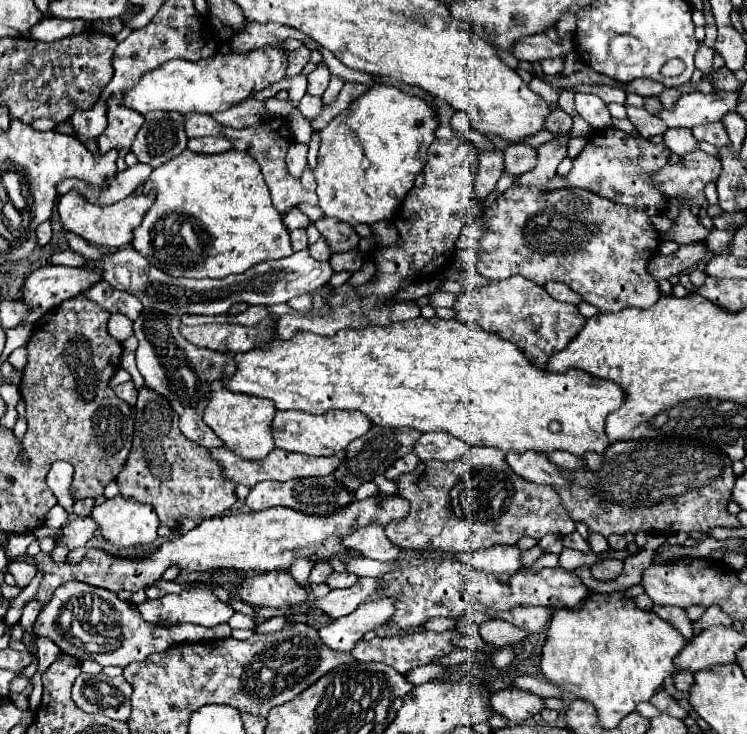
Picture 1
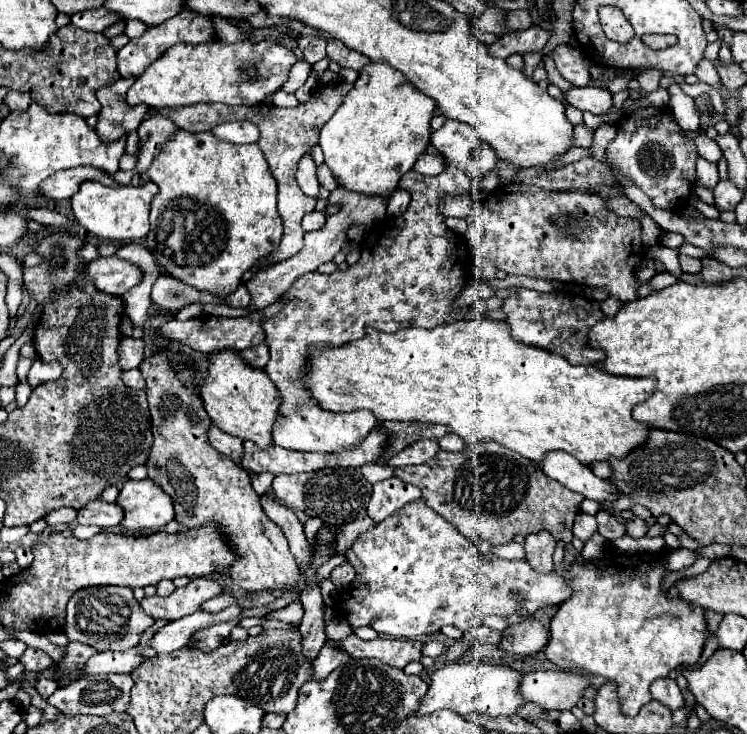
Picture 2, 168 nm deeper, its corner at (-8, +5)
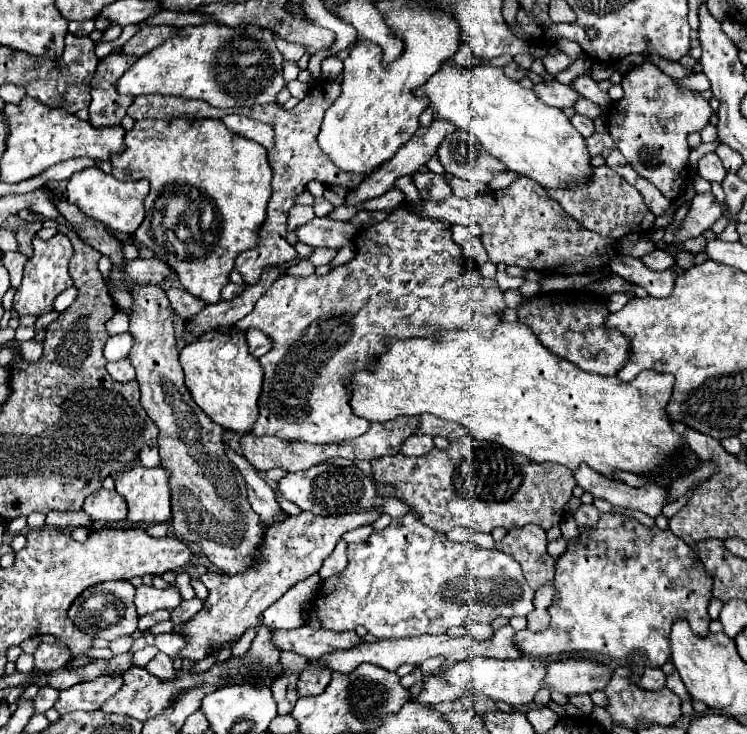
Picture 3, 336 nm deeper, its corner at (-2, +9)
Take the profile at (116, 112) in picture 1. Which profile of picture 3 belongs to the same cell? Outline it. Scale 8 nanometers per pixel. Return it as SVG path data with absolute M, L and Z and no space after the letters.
M112 52L100 60L100 66L92 78L92 102L90 102L90 124L96 128L118 126L126 116L128 106L134 98L120 96L116 92L118 78L136 62L132 56L120 56Z

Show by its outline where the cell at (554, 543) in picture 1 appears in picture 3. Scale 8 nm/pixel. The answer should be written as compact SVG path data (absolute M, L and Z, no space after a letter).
M524 526L510 530L502 542L496 542L496 548L520 562L524 578L536 590L552 580L556 570L556 562L546 552L546 544L546 532L540 526Z

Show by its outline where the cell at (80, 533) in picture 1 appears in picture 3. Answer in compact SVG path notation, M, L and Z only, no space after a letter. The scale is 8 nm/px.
M104 490L92 492L86 500L82 510L92 520L104 520L104 522L120 522L126 518L126 502L122 496L118 496L116 490Z

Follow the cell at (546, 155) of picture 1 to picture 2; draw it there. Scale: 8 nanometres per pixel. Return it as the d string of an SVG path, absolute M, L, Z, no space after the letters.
M584 124L574 128L574 138L576 138L574 144L576 144L576 146L588 146L588 148L590 148L590 144L592 144L592 136L594 136L594 130L586 128Z

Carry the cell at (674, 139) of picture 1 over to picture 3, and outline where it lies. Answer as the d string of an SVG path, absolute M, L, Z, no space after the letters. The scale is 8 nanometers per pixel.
M708 152L698 162L698 174L708 182L722 182L726 176L726 168L716 152Z

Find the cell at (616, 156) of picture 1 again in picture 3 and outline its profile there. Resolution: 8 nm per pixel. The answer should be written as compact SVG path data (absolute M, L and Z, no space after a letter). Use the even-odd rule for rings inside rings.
M642 64L622 76L624 98L610 106L607 128L616 148L628 164L648 182L652 182L668 200L680 198L680 188L688 180L690 146L686 136L690 130L702 130L714 114L708 100L692 90L678 88L674 80L654 64ZM660 80L660 96L658 96ZM646 96L646 98L644 98Z

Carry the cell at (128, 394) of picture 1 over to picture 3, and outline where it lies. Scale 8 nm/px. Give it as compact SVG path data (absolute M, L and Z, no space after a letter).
M130 360L110 362L110 364L106 364L106 370L108 370L108 374L110 374L114 380L118 380L118 382L130 382L130 380L134 380L134 376L136 376Z

